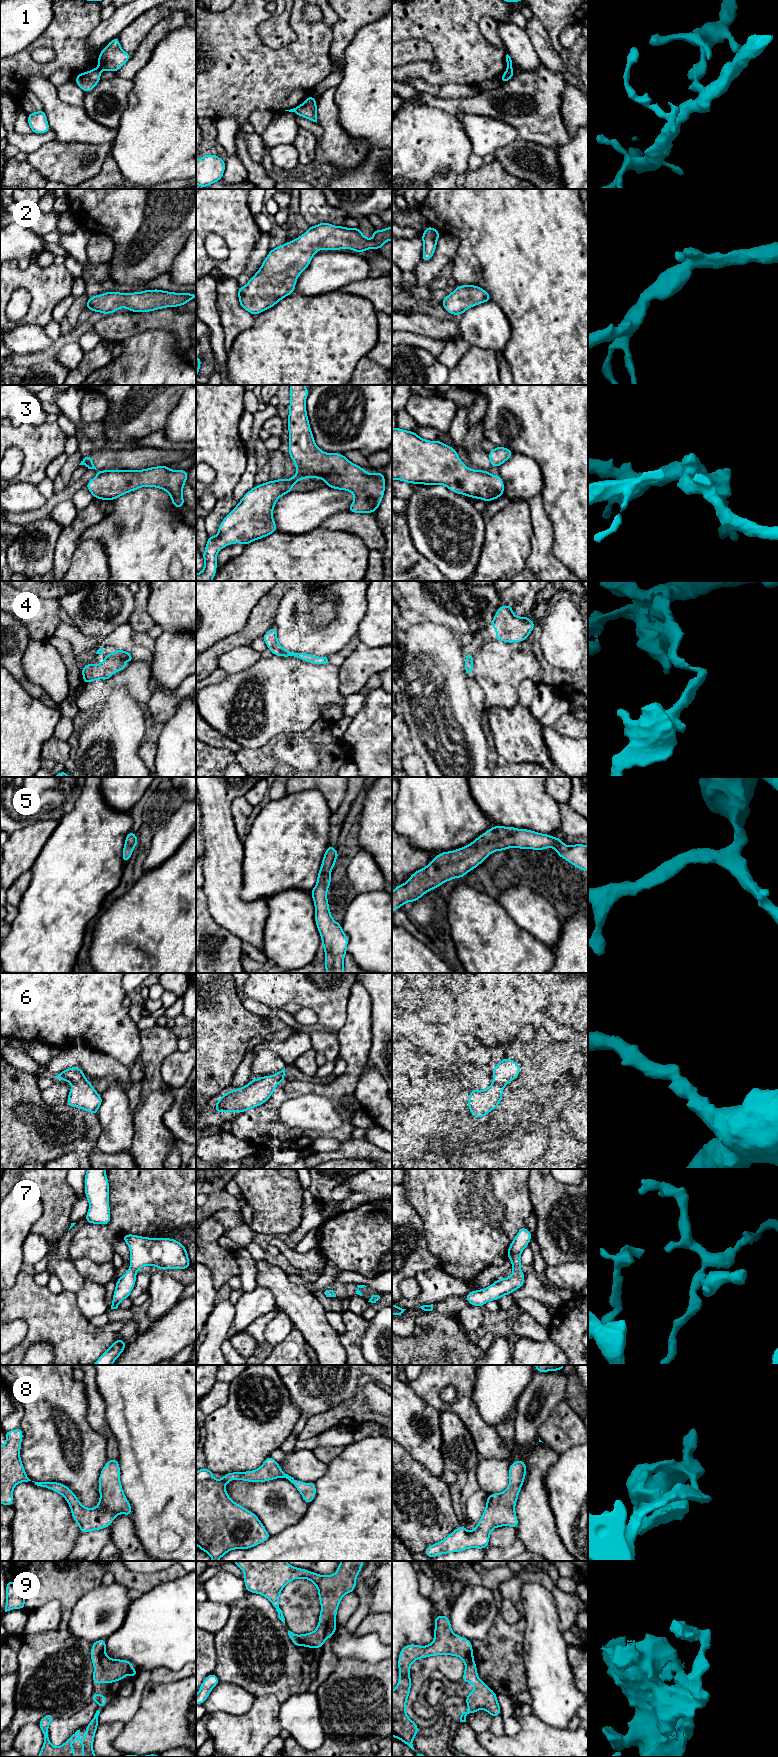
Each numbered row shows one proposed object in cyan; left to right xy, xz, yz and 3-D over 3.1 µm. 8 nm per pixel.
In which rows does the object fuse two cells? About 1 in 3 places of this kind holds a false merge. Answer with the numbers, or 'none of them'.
1, 3

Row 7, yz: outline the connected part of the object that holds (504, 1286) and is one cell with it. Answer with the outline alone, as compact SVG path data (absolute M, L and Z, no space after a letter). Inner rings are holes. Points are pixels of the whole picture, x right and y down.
M526 1227L520 1228L515 1238L511 1242L507 1258L512 1262L513 1273L509 1278L500 1278L490 1286L469 1292L465 1295L471 1306L484 1306L488 1301L498 1301L503 1295L510 1295L513 1291L524 1285L525 1275L520 1270L520 1255L528 1246L532 1235Z

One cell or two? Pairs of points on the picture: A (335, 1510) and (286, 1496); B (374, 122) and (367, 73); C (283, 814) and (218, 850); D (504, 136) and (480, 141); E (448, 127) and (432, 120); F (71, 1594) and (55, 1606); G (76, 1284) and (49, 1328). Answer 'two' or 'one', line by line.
A: two
B: one
C: two
D: one
E: one
F: two
G: two

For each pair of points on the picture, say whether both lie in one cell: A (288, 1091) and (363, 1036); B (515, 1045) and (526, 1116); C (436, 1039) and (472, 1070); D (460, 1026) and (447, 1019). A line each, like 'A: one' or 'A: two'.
A: one
B: two
C: one
D: two

